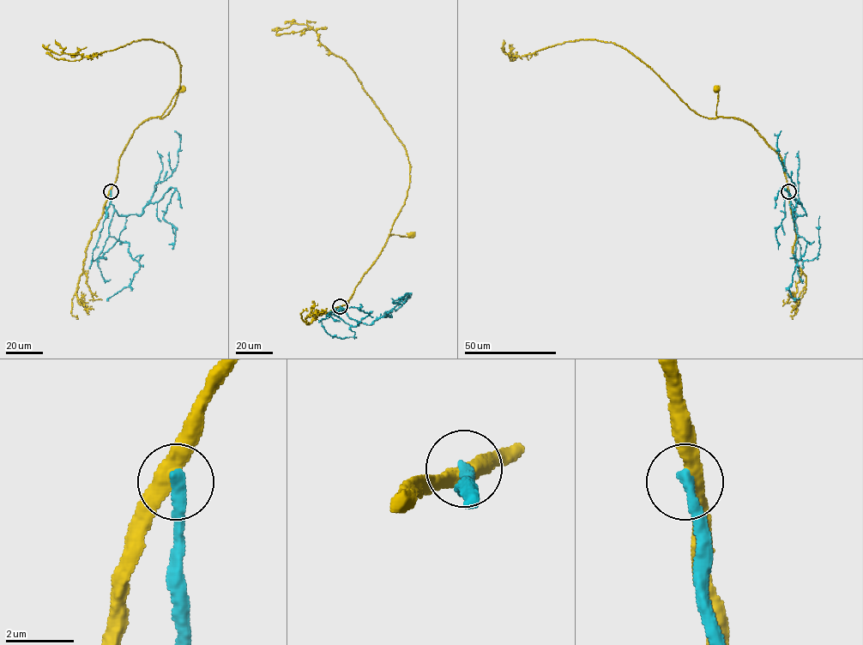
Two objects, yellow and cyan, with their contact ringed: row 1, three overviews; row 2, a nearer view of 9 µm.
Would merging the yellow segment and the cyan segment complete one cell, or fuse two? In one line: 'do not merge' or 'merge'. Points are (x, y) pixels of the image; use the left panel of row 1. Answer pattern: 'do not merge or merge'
do not merge

